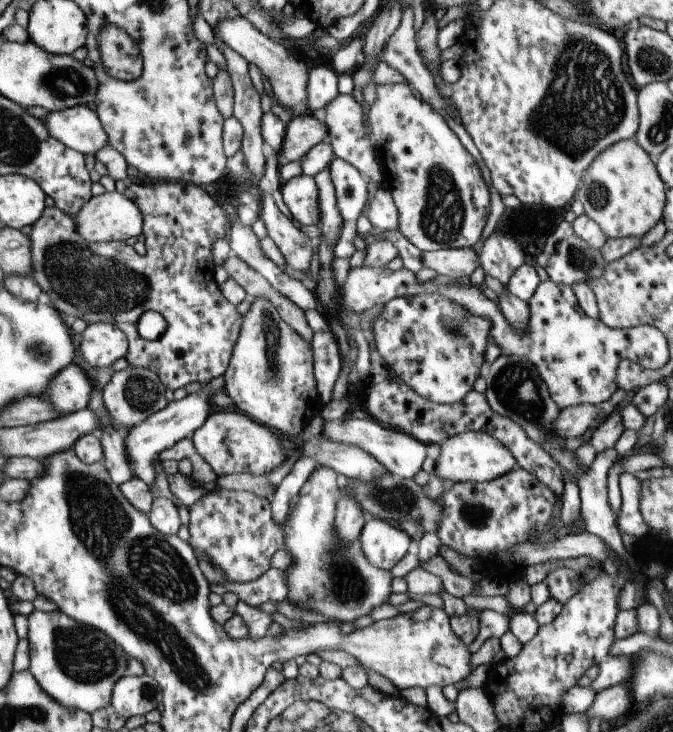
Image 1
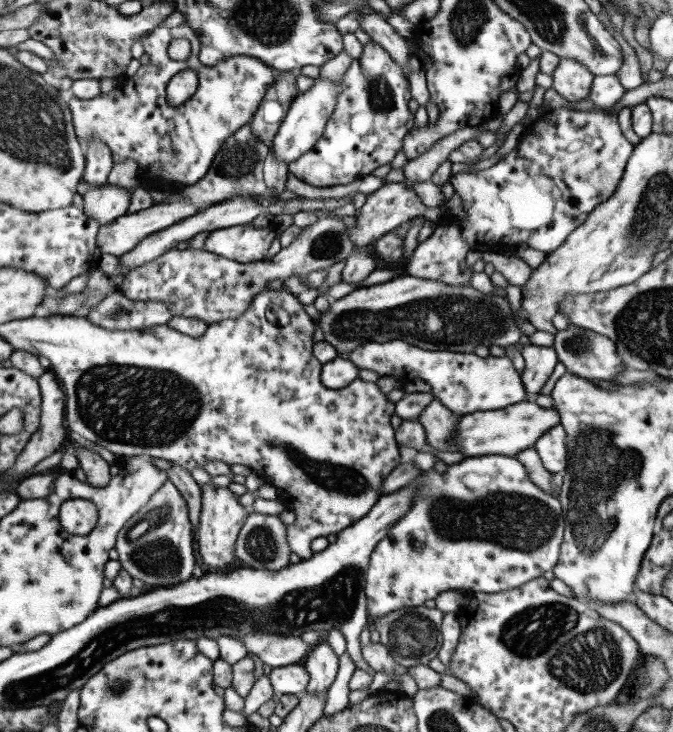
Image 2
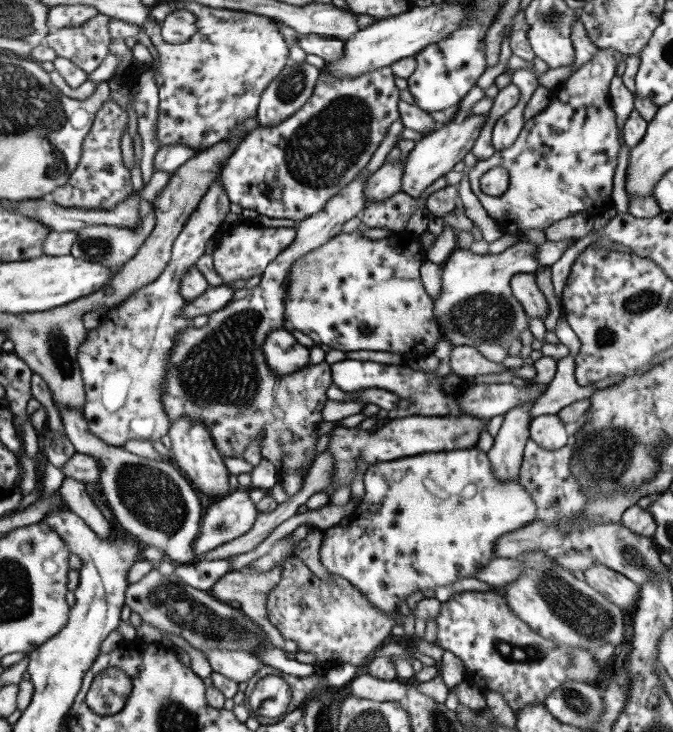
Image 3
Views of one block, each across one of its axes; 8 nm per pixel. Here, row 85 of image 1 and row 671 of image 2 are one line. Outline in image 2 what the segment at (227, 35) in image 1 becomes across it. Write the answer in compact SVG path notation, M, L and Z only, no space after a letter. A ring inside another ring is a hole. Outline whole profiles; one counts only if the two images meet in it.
M302 663L273 668L268 677L274 694L278 696L300 696L300 694L304 694L309 684L309 673L305 670Z

